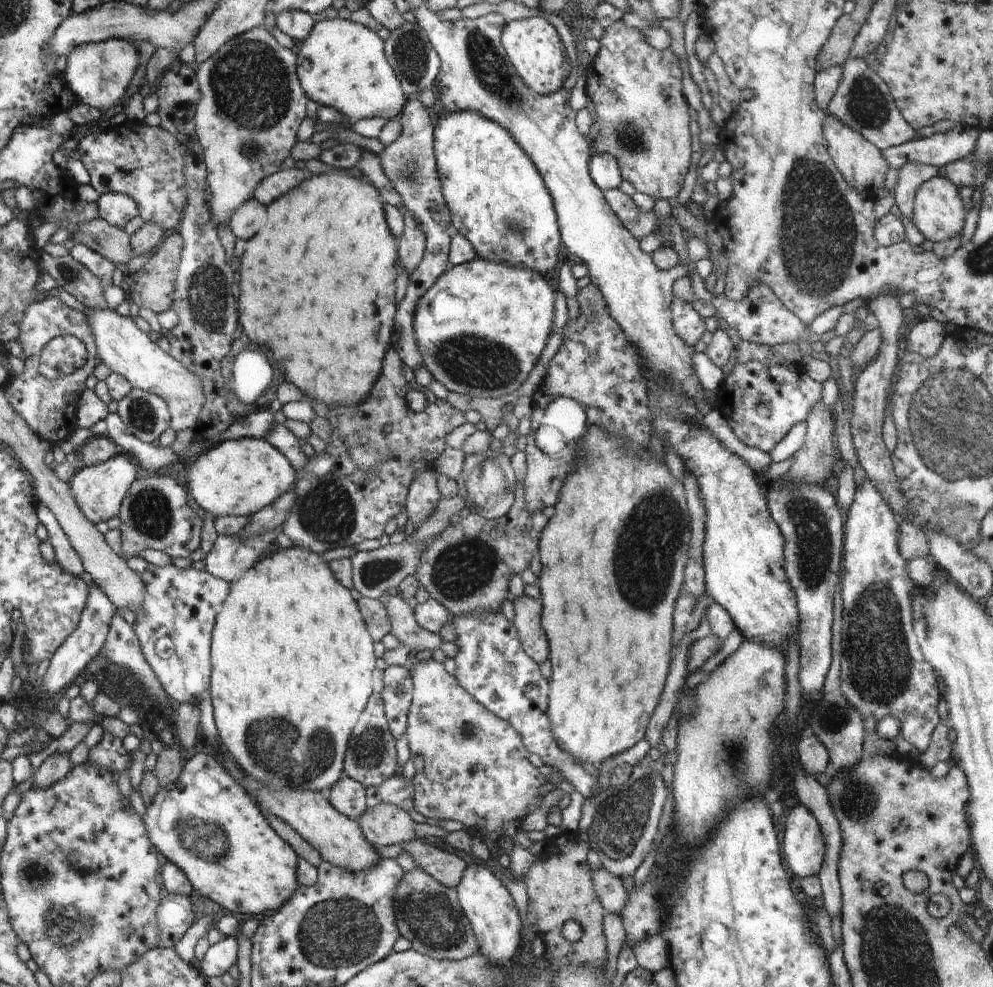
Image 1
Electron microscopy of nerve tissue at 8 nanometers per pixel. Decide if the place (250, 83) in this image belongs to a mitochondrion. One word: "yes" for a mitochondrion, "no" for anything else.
yes

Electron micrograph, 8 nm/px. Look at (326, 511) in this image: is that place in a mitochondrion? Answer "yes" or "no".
yes

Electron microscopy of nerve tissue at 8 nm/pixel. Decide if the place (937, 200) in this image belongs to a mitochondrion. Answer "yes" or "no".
no

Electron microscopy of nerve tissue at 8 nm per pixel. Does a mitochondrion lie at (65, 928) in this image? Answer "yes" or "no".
yes

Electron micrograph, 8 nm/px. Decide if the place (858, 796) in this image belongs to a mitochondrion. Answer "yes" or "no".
yes

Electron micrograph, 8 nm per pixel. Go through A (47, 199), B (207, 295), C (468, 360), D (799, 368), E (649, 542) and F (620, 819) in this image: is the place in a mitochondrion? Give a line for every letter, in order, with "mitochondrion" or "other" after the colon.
A: other
B: mitochondrion
C: mitochondrion
D: other
E: mitochondrion
F: mitochondrion

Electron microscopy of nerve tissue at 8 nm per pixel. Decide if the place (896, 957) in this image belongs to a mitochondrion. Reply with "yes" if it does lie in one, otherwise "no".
yes

